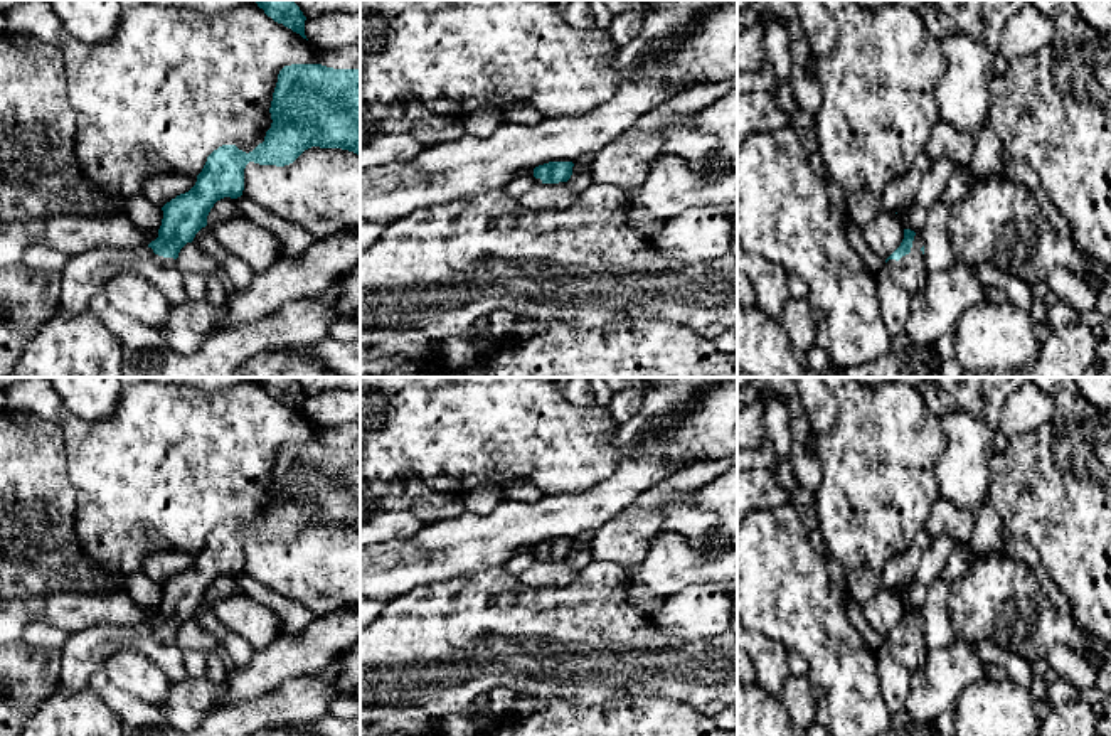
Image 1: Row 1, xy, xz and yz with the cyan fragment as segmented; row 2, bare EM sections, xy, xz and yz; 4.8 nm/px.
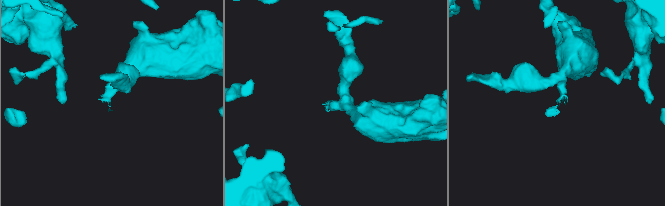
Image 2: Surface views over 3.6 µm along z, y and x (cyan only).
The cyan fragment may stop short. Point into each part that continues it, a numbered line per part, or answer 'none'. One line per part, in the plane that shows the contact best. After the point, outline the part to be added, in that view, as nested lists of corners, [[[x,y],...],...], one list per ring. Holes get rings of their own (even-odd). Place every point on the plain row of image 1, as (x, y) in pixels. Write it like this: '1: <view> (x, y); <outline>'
1: yz (909, 649); [[[916,611],[909,632],[902,633],[899,638],[887,638],[892,657],[912,674],[919,672],[928,659],[928,647],[921,625],[922,615]]]

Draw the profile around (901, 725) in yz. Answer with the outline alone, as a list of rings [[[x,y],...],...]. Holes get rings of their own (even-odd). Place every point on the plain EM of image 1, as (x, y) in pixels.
[[[904,709],[890,717],[889,728],[879,736],[938,736],[934,723],[916,723]]]

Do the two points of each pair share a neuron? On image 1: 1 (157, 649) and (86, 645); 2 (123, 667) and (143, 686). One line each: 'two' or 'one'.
1: one
2: one

